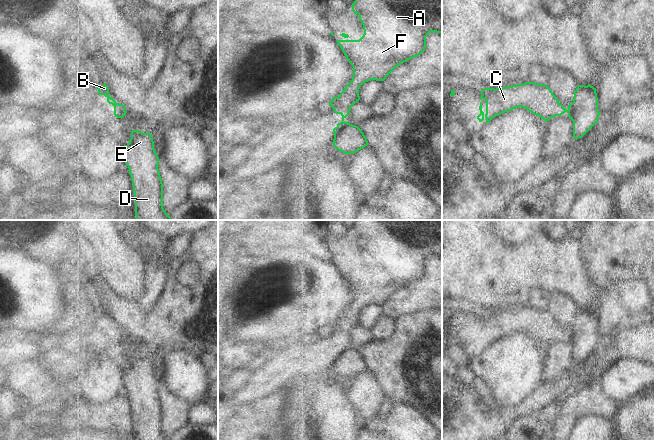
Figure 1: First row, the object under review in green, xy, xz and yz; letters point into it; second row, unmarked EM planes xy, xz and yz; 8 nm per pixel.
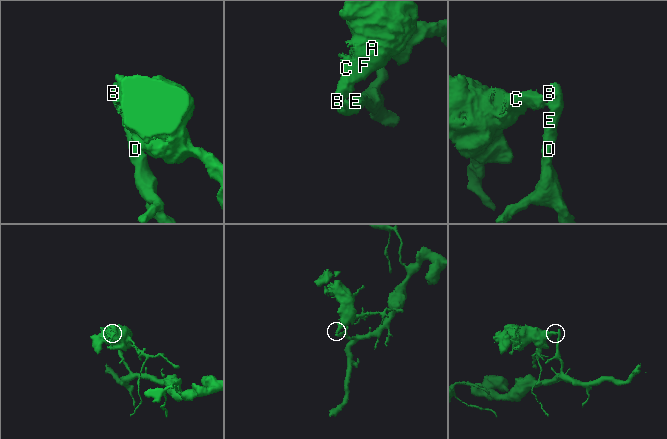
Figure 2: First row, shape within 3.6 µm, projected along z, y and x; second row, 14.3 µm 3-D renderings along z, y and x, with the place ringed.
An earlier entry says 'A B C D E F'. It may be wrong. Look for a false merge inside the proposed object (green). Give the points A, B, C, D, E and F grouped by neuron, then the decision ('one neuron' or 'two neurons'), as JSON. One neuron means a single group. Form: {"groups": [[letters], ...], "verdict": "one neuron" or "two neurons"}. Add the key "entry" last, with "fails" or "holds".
{"groups": [["A", "C", "F"], ["B", "D", "E"]], "verdict": "two neurons", "entry": "fails"}

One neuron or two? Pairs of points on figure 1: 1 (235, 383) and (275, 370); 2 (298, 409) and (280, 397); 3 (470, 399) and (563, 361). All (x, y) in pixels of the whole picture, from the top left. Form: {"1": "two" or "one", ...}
{"1": "one", "2": "two", "3": "two"}

